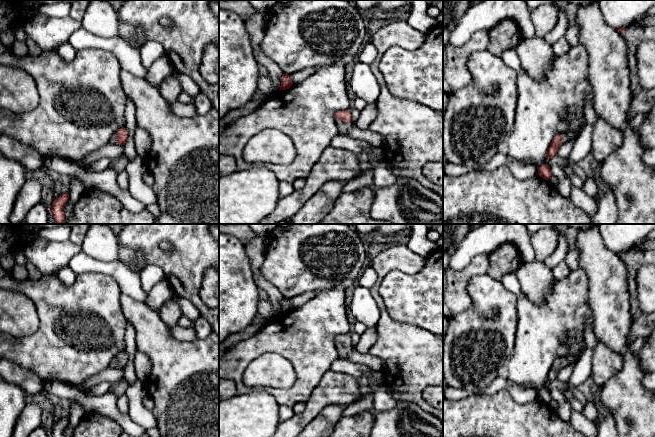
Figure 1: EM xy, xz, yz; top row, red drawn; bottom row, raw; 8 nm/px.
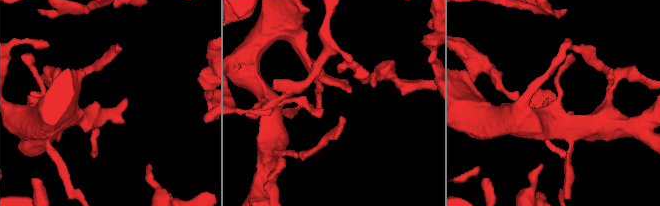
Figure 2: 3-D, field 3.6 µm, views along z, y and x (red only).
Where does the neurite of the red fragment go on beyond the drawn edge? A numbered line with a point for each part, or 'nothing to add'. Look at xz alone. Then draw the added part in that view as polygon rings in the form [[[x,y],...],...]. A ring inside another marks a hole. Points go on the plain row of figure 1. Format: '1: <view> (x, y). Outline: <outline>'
1: xz (343, 351). Outline: [[[335,342],[337,351],[338,351],[338,357],[341,359],[349,360],[348,354],[351,352],[353,347],[345,347],[340,343]]]

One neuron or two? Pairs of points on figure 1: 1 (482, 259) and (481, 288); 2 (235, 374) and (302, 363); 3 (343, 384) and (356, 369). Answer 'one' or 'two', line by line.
1: two
2: one
3: two

